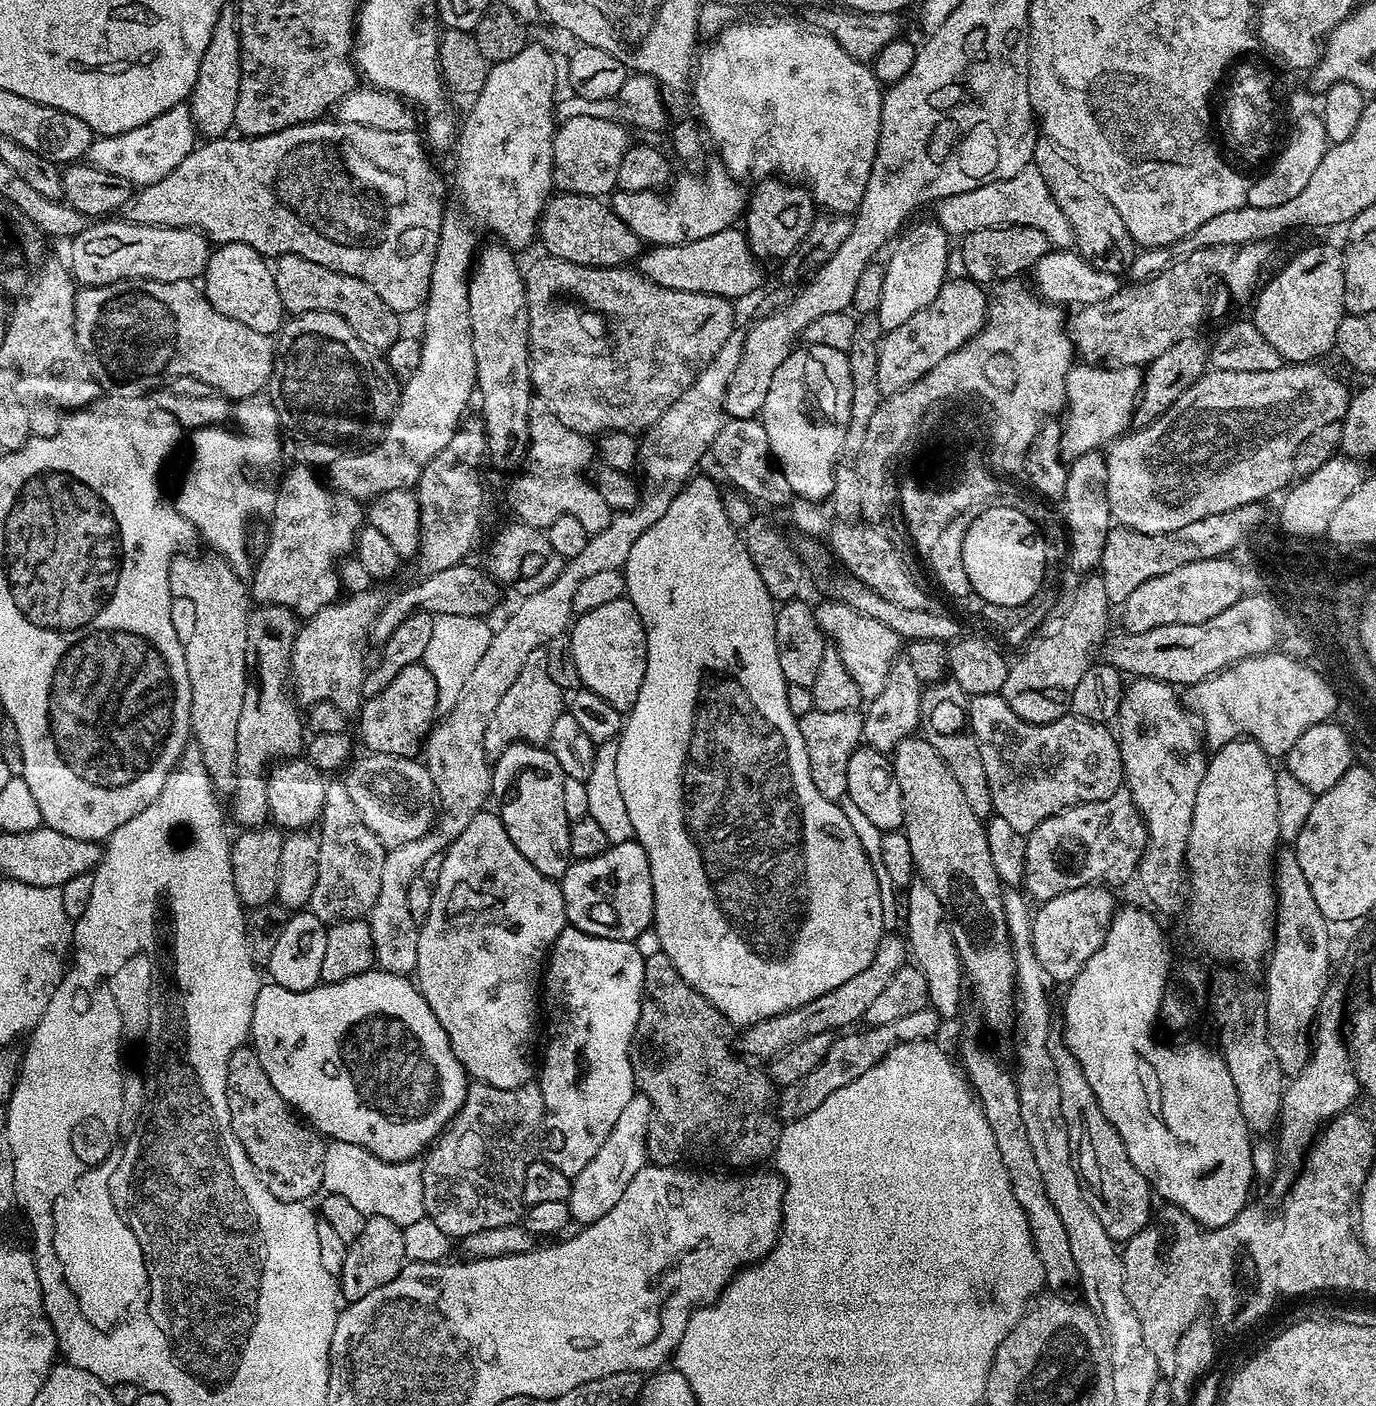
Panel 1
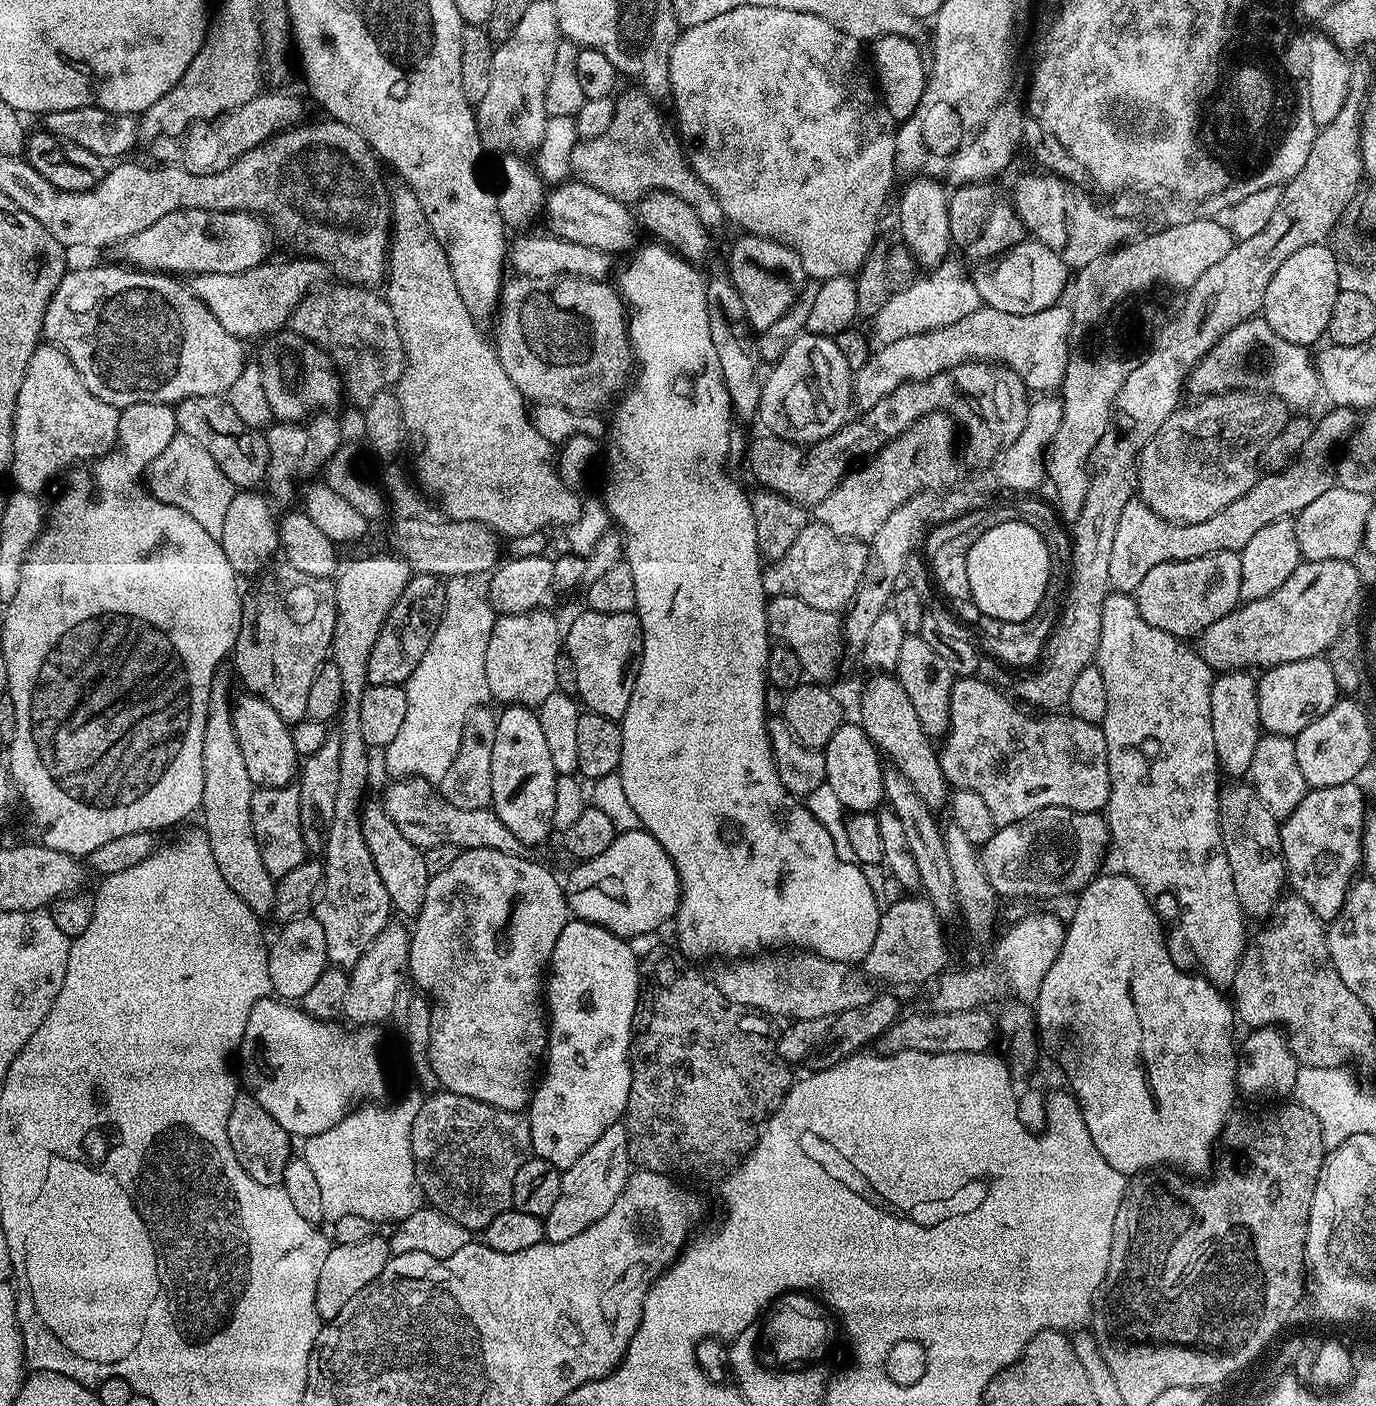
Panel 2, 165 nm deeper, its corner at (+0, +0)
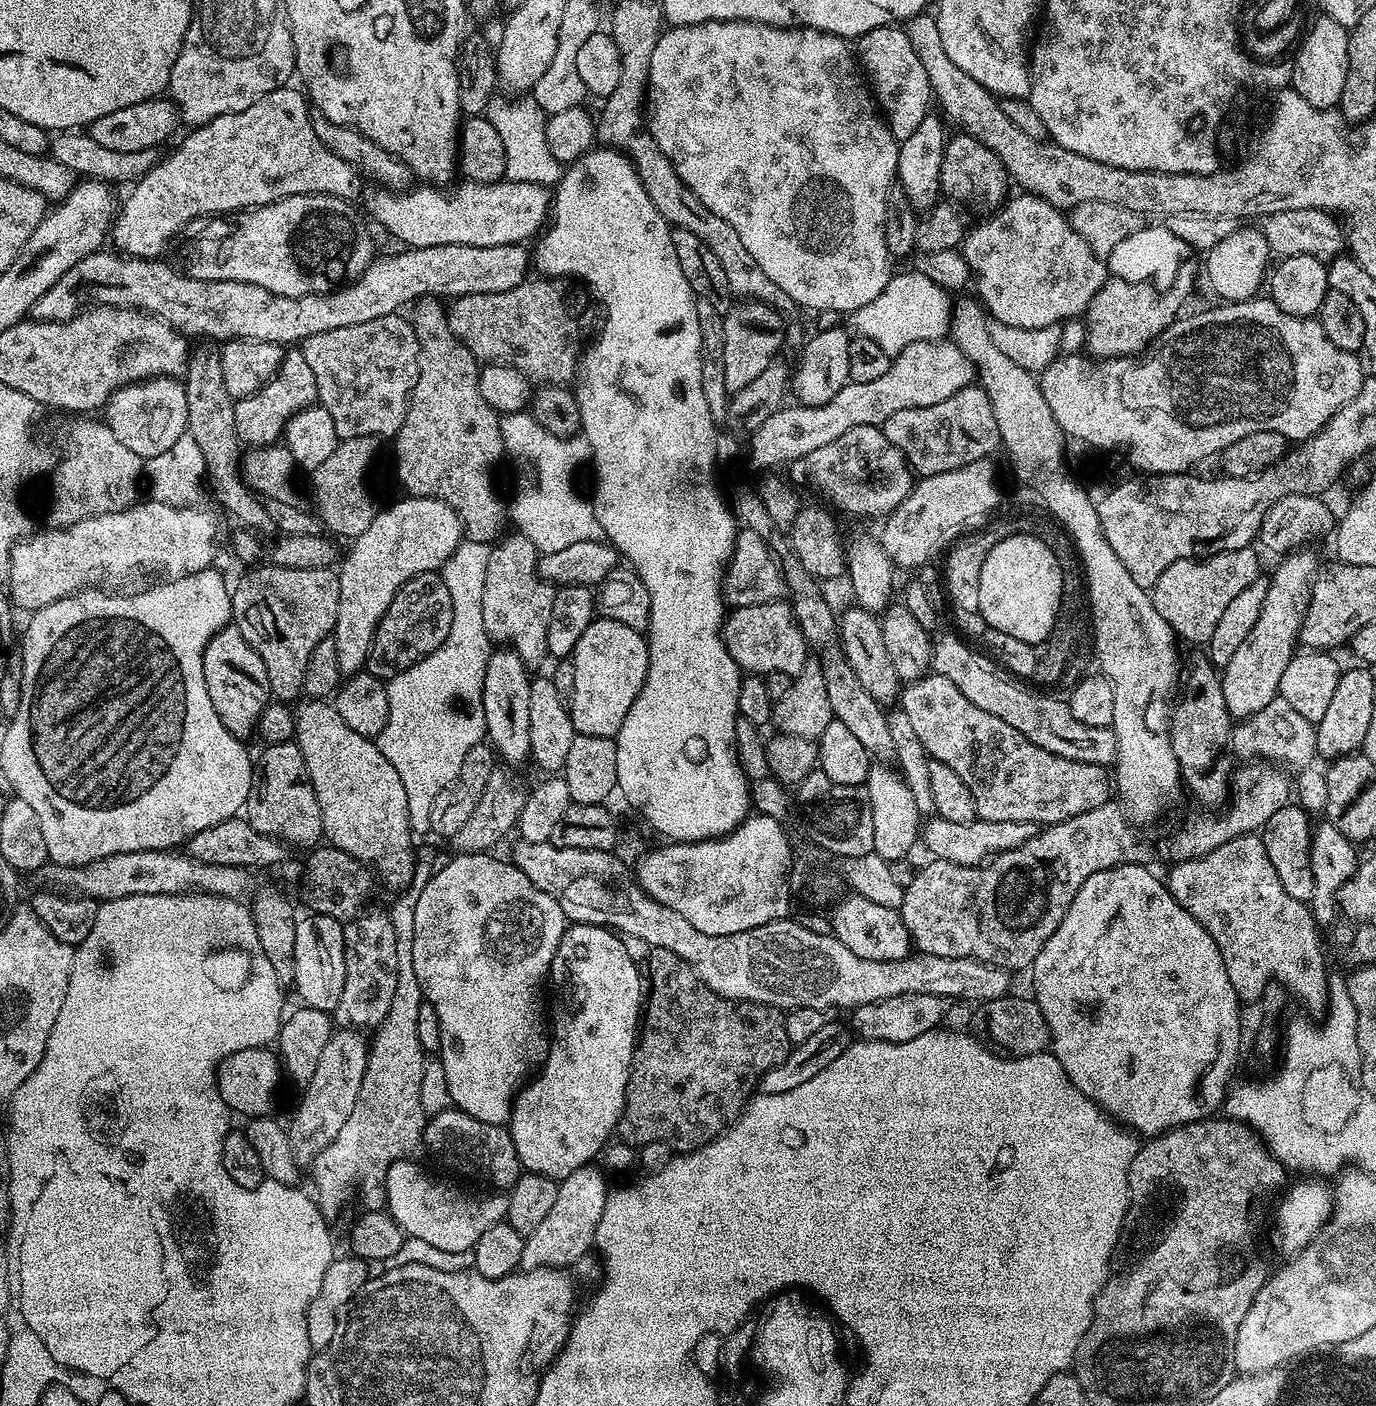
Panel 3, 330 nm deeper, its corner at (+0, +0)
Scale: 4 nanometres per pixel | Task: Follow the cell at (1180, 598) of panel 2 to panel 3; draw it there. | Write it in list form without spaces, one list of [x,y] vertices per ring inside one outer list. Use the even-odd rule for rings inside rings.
[[[1249,546],[1217,556],[1179,560],[1158,574],[1158,582],[1154,582],[1150,590],[1154,610],[1166,618],[1181,641],[1207,645],[1226,606],[1230,606],[1230,602],[1234,602],[1234,598],[1238,598],[1238,594],[1242,594],[1242,590],[1246,590],[1261,575],[1260,560],[1254,549]]]

